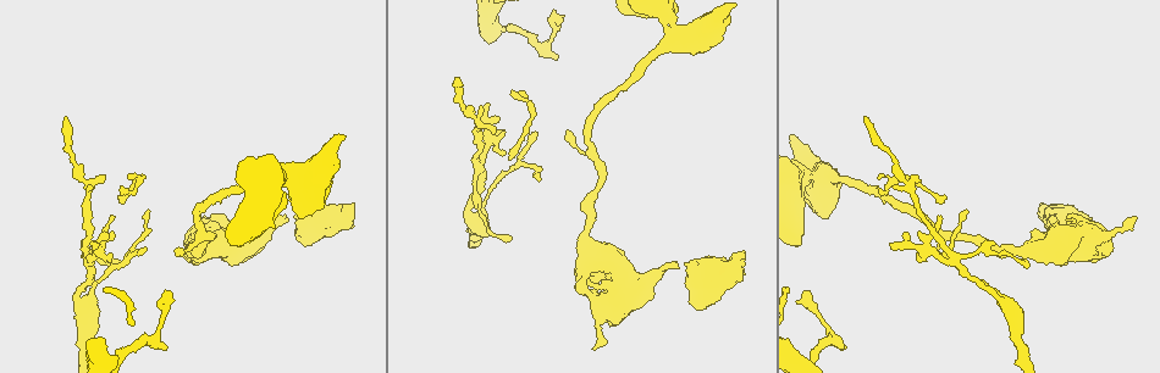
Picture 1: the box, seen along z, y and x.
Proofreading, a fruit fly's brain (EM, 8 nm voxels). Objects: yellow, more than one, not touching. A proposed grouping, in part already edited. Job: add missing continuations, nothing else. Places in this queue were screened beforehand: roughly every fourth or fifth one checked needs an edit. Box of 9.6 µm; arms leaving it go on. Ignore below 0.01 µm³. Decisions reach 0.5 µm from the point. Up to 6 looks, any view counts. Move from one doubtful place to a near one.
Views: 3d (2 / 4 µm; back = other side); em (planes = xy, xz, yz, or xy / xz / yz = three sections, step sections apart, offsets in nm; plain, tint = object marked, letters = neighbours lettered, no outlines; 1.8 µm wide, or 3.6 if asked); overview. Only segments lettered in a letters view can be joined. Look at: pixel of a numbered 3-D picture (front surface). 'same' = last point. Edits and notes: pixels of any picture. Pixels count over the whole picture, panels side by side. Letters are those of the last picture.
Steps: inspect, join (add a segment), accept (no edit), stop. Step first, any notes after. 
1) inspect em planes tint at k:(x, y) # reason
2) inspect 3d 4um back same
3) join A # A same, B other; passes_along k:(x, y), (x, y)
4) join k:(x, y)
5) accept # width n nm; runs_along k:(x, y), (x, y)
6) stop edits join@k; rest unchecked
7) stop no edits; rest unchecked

inspect em 3.6um planes letters at 1:(867, 118) # tapers out

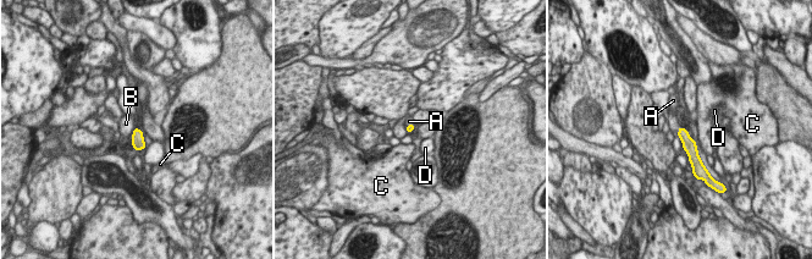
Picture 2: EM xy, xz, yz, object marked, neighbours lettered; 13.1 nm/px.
join A # A same, B other, C other, D other; passes_along 2:(689, 144), (679, 131), (673, 121); the neuron continues

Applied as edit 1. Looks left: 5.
inspect overview # see it whole again

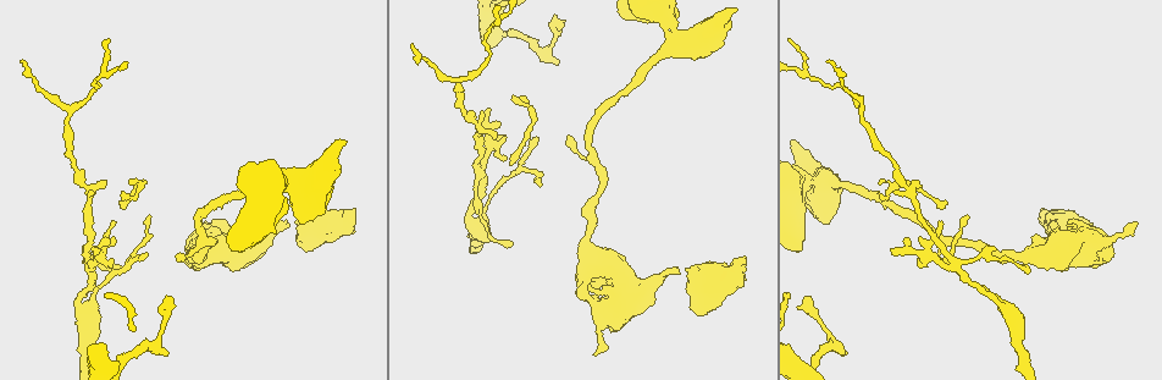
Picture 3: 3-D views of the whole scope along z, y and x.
inspect 3d 4um at 3:(98, 248) # an open end

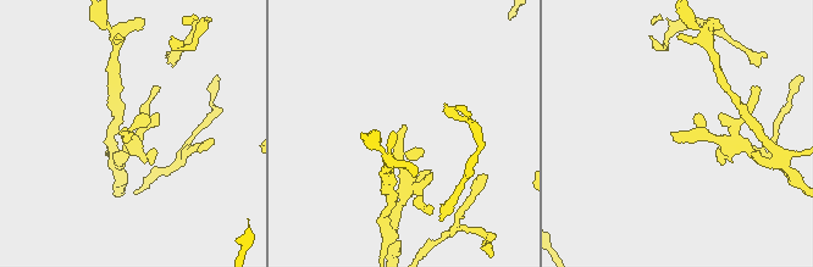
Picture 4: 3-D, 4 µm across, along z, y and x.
inspect em xz step 4 tint at 4:(672, 133)

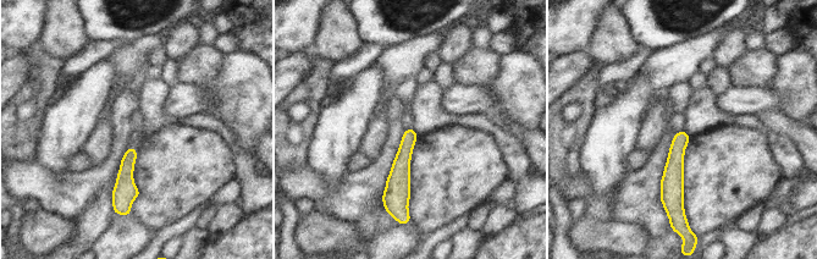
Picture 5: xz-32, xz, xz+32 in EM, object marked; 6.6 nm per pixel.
inspect em planes letters same

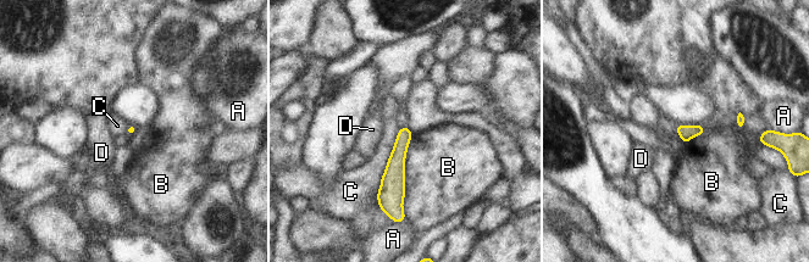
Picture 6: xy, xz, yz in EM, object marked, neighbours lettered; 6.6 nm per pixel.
accept # A other, B other, C other, D other; no lettered segment goes on from it

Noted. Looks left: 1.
stop edits join@2; rest unchecked

